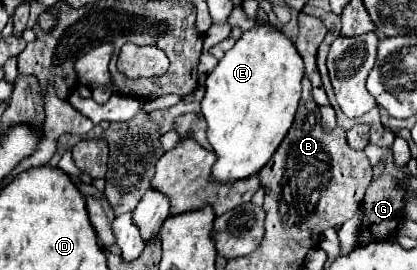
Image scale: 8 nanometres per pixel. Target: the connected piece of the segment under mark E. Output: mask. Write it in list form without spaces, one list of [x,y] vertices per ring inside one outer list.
[[[269,24],[245,32],[207,76],[201,114],[207,120],[207,140],[217,156],[211,178],[237,182],[257,174],[289,132],[301,98],[303,60],[295,44]]]

